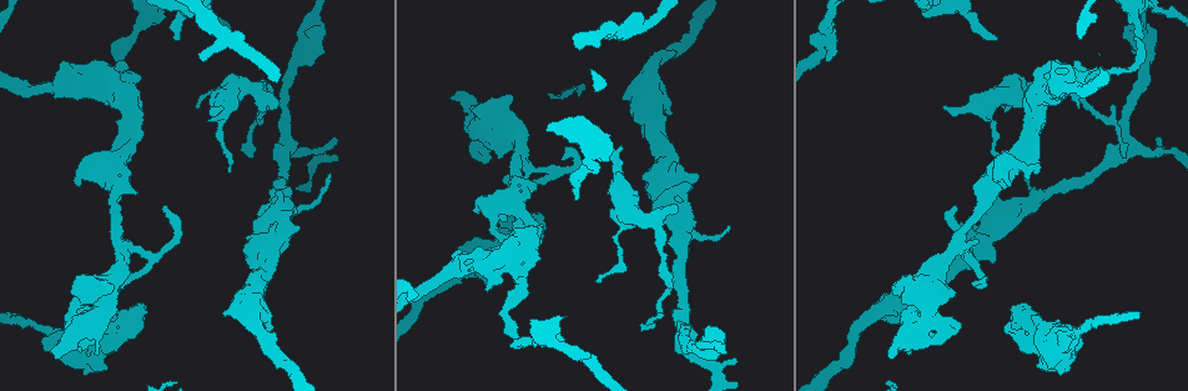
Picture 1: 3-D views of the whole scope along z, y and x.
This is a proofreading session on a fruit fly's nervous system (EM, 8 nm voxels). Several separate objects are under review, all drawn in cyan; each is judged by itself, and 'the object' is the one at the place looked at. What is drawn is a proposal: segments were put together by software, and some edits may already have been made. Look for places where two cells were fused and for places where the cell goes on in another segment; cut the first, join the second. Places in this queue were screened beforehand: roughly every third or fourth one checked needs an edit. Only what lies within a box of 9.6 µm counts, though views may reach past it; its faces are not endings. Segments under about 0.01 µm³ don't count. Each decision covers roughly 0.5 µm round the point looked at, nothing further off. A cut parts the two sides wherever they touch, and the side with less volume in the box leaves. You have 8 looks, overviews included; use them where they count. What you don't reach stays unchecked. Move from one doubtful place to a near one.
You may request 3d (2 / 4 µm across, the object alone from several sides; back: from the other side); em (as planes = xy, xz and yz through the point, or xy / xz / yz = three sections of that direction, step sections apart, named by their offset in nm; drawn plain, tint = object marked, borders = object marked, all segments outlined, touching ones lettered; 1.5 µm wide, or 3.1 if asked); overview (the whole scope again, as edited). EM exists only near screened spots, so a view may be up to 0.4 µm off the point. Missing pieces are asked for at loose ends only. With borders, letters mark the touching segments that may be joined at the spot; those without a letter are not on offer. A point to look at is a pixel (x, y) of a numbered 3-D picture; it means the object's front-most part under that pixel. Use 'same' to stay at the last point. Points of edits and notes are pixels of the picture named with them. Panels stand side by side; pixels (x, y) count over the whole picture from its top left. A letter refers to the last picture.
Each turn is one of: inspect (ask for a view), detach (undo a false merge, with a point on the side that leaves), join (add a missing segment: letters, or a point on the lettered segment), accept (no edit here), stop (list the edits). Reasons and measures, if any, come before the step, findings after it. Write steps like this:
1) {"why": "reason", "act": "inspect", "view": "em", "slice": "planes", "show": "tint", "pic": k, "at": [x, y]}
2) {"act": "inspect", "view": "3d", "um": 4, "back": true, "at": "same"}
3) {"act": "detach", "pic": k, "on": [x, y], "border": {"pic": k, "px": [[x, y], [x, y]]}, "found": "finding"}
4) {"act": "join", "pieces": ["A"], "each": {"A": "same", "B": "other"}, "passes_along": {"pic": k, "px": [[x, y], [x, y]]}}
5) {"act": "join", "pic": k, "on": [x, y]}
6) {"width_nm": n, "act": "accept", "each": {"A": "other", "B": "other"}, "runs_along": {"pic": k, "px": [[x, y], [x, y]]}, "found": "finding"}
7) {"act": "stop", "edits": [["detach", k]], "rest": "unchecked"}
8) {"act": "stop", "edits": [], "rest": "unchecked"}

{"act": "inspect", "view": "em", "slice": "planes", "show": "borders", "pic": 1, "at": [1078, 107]}

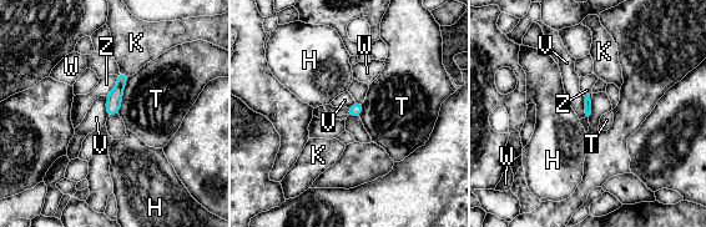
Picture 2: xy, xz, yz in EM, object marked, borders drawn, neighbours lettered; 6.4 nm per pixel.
{"act": "accept", "each": {"H": "other", "K": "other", "T": "other", "V": "other", "W": "other", "Z": "other"}, "runs_along": {"pic": 2, "px": [[121, 75], [121, 84], [110, 112]]}, "found": "no lettered segment goes on from it"}

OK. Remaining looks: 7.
{"why": "tapers out", "act": "inspect", "view": "em", "slice": "planes", "show": "plain", "pic": 1, "at": [653, 329]}

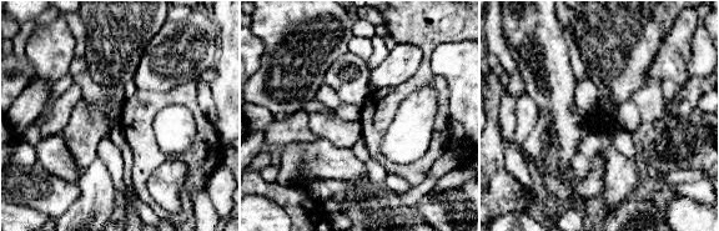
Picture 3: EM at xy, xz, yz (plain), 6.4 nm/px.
{"act": "inspect", "view": "em", "slice": "planes", "show": "borders", "at": "same"}

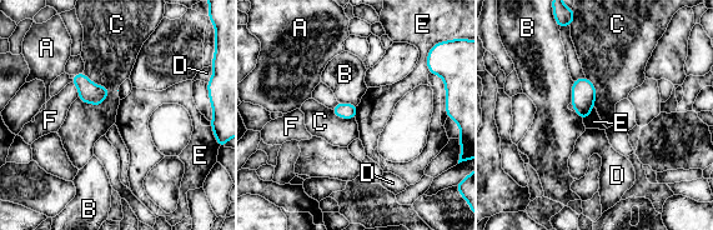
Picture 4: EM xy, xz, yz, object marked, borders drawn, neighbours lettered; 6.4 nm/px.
{"act": "accept", "each": {"A": "other", "B": "other", "C": "other", "D": "other", "E": "other", "F": "other"}, "border": {"pic": 4, "px": [[84, 73], [109, 90], [100, 108]]}, "found": "none of them fits"}

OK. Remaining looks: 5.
{"act": "inspect", "view": "em", "slice": "xz", "step": 4, "show": "tint", "pic": 1, "at": [736, 359]}

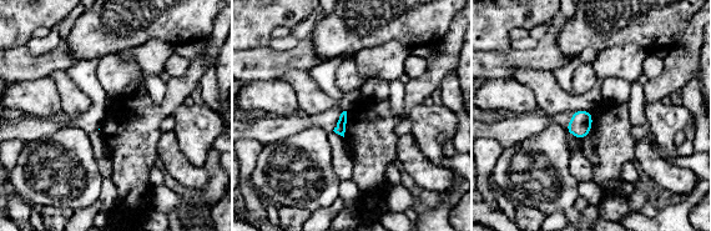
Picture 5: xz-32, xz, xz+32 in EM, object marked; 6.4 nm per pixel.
{"why": "cut it another way", "act": "inspect", "view": "em", "slice": "planes", "show": "borders", "at": "same"}

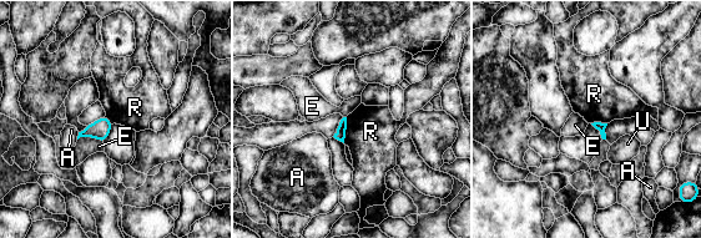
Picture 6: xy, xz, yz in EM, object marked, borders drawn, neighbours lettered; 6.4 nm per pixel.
{"longest_contact_nm": ["E", 180], "act": "accept", "each": {"A": "other", "E": "other", "R": "other", "U": "other"}, "border": {"pic": 6, "px": [[347, 117], [343, 142]]}, "found": "none of them fits"}

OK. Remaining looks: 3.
{"why": "branch stops here", "act": "inspect", "view": "3d", "um": 4, "pic": 1, "at": [178, 40]}

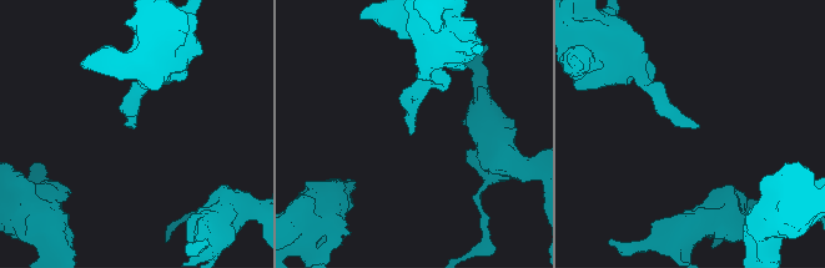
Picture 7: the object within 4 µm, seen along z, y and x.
{"why": "now the EM", "act": "inspect", "view": "em", "slice": "planes", "show": "borders", "pic": 7, "at": [697, 125]}

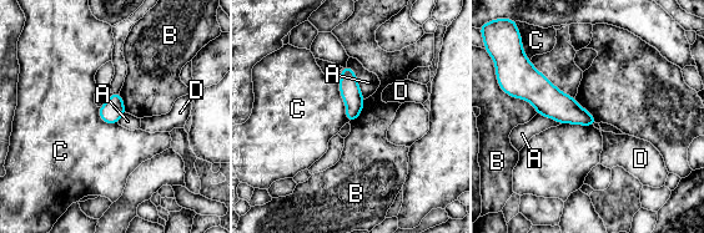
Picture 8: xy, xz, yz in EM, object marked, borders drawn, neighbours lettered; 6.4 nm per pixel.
{"act": "accept", "each": {"A": "other", "B": "other", "C": "other", "D": "other"}, "border": {"pic": 8, "px": [[507, 94], [527, 100], [537, 112]]}, "found": "no lettered segment goes on from it"}

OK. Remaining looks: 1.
{"act": "stop", "edits": [], "rest": "unchecked"}

